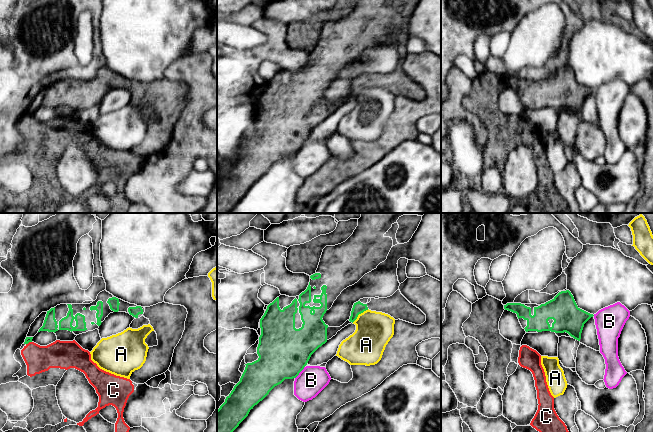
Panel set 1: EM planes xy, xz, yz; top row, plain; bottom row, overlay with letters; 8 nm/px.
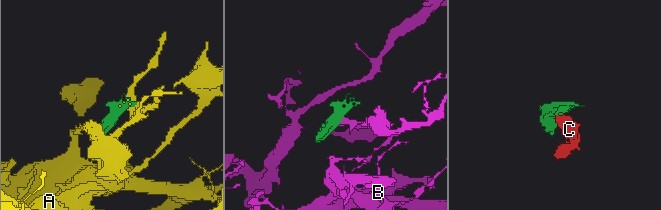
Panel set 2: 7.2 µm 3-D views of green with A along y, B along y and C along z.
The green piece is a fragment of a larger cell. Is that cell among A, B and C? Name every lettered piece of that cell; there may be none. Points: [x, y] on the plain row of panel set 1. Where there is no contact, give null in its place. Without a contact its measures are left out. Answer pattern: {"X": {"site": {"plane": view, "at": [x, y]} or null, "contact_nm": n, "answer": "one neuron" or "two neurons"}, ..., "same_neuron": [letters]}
{"A": {"site": {"plane": "xz", "at": [359, 89]}, "contact_nm": 170, "answer": "two neurons"}, "B": {"site": {"plane": "xz", "at": [300, 147]}, "contact_nm": 130, "answer": "two neurons"}, "C": {"site": {"plane": "xy", "at": [28, 118]}, "contact_nm": 50, "answer": "two neurons"}, "same_neuron": []}

